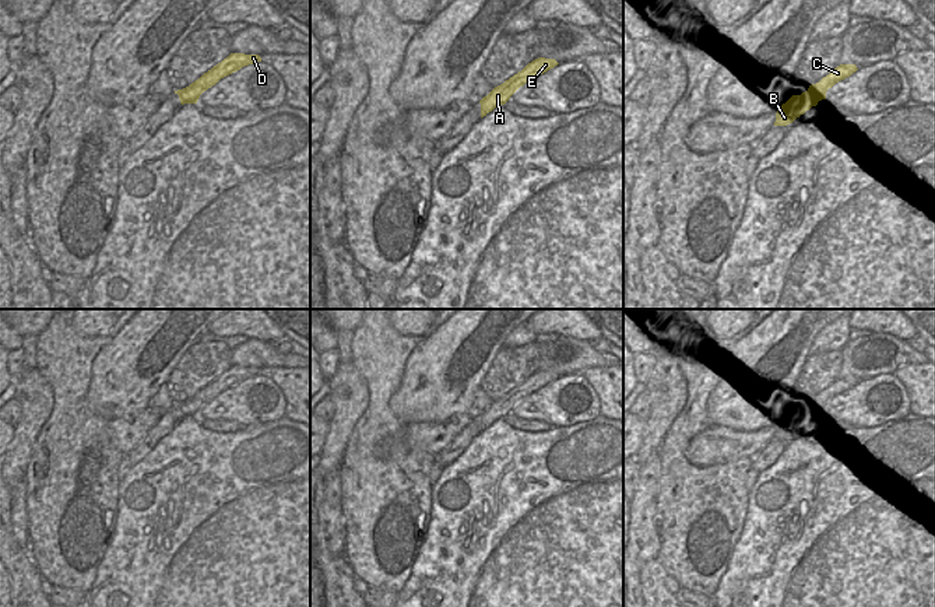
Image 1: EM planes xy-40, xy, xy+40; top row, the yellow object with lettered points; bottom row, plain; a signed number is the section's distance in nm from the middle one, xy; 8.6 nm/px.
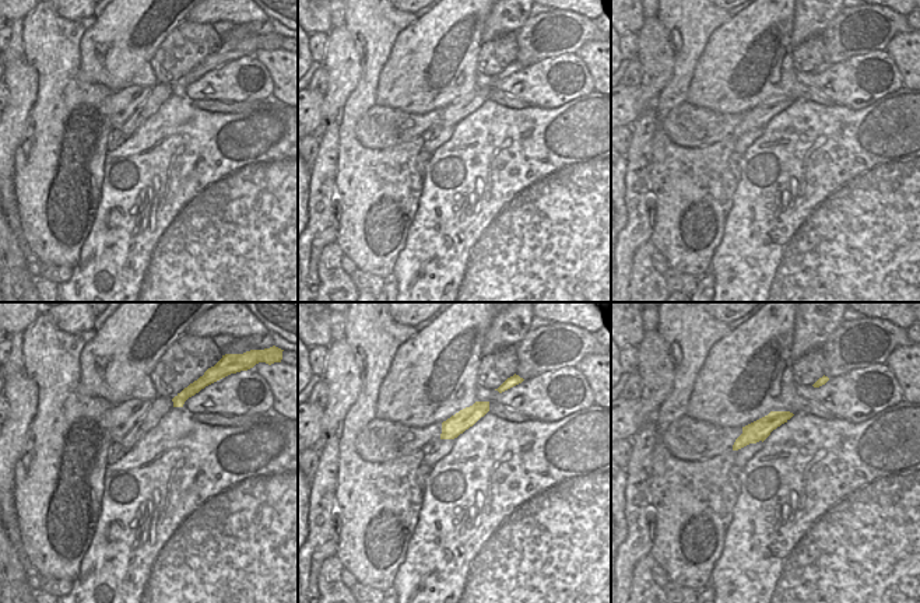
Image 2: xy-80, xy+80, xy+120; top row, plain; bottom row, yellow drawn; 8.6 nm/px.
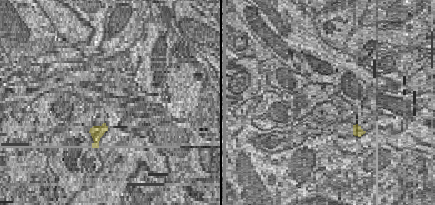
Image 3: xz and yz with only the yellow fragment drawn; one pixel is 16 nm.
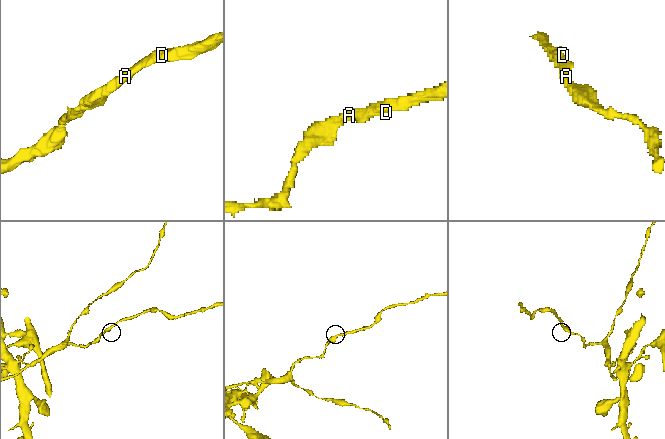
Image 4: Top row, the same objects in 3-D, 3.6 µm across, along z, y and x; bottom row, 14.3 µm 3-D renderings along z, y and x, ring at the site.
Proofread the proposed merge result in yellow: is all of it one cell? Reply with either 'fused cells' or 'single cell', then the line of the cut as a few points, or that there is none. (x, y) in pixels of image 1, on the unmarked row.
single cell; cut none

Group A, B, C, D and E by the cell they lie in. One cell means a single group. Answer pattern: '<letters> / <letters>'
A B C D E

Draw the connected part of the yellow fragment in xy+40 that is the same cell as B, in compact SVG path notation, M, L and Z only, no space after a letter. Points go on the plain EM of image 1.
M840 378L819 396L809 399L801 408L792 408L785 417L777 421L774 439L787 439L804 428L819 414L826 413L826 406L836 396L850 390L858 382L855 378Z

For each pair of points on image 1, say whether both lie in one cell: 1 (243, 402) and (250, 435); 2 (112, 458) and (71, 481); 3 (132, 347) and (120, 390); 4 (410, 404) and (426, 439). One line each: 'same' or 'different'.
1: different
2: same
3: same
4: different

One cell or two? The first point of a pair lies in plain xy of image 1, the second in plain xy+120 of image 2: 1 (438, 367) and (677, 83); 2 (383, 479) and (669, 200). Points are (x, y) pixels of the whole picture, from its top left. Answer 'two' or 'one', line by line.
1: two
2: one

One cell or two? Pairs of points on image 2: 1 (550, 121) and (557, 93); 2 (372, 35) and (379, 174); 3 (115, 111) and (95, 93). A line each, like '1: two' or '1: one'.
1: two
2: one
3: two

